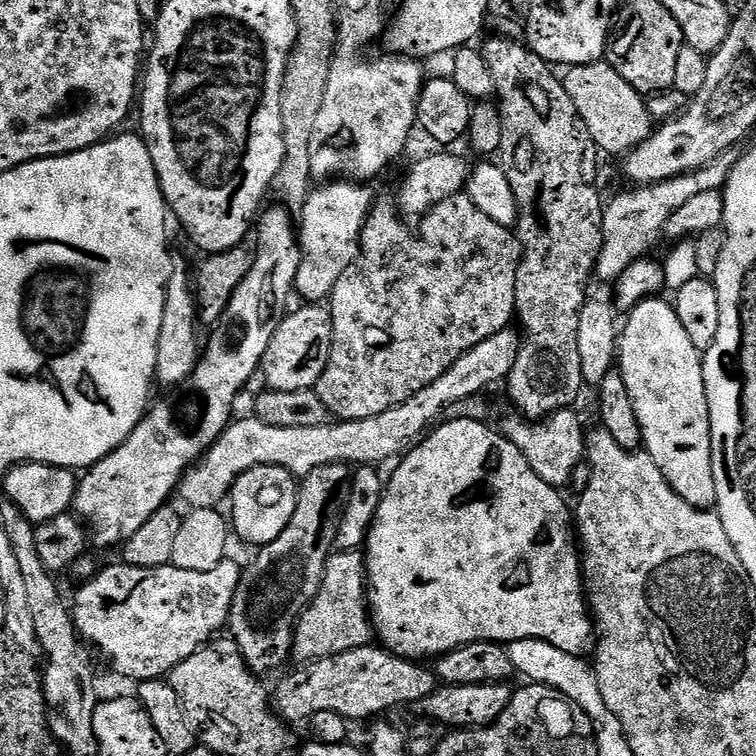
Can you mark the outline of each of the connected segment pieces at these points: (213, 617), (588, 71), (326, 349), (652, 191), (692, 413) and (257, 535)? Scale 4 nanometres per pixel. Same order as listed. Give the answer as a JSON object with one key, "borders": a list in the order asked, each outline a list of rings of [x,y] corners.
{"borders":[[[[226,558],[214,570],[205,572],[197,566],[190,570],[163,564],[157,568],[139,568],[123,562],[101,567],[90,580],[83,581],[71,601],[72,617],[76,630],[93,649],[97,648],[109,660],[111,671],[126,674],[138,681],[159,680],[167,677],[179,664],[186,662],[190,654],[203,648],[228,623],[232,603],[240,585],[241,565]]],[[[606,62],[594,64],[578,64],[567,69],[562,79],[566,94],[570,94],[570,102],[574,102],[582,122],[586,122],[586,130],[590,130],[590,138],[594,138],[601,153],[617,158],[646,142],[654,131],[652,115],[648,113],[645,97],[611,68]]],[[[308,302],[300,307],[304,308],[297,312],[289,311],[281,319],[278,330],[274,330],[274,338],[270,338],[270,346],[266,346],[260,372],[268,383],[265,385],[271,390],[315,389],[326,370],[326,362],[330,362],[334,338],[331,311],[316,302]]],[[[728,148],[698,170],[684,172],[681,176],[657,184],[632,186],[629,192],[614,197],[612,201],[609,199],[604,205],[604,237],[596,263],[595,279],[615,282],[626,266],[645,259],[651,253],[648,251],[659,242],[660,232],[662,236],[675,212],[682,210],[682,206],[686,206],[686,202],[691,202],[698,194],[706,194],[710,190],[721,191],[740,157],[741,153],[736,148]]],[[[649,298],[643,300],[639,306],[627,313],[625,322],[622,324],[622,331],[618,336],[618,376],[624,379],[622,384],[623,391],[630,394],[630,398],[634,402],[634,414],[638,418],[638,426],[642,426],[642,445],[643,451],[648,453],[654,463],[658,466],[658,470],[662,470],[662,474],[666,478],[666,482],[670,482],[670,486],[680,498],[686,502],[690,502],[690,506],[695,508],[703,508],[712,510],[716,507],[716,487],[714,486],[714,466],[712,465],[712,439],[710,438],[710,410],[706,402],[706,386],[704,385],[704,361],[702,354],[694,346],[694,342],[690,342],[690,334],[686,334],[686,326],[682,326],[682,322],[678,318],[675,307],[671,303],[668,304],[664,298]]],[[[255,467],[254,470],[248,470],[246,474],[240,475],[235,486],[230,493],[230,505],[232,504],[232,516],[230,512],[230,524],[233,533],[248,544],[254,545],[254,548],[261,548],[278,538],[282,530],[289,525],[290,518],[293,517],[297,506],[298,482],[297,479],[282,470],[281,467]]]]}

